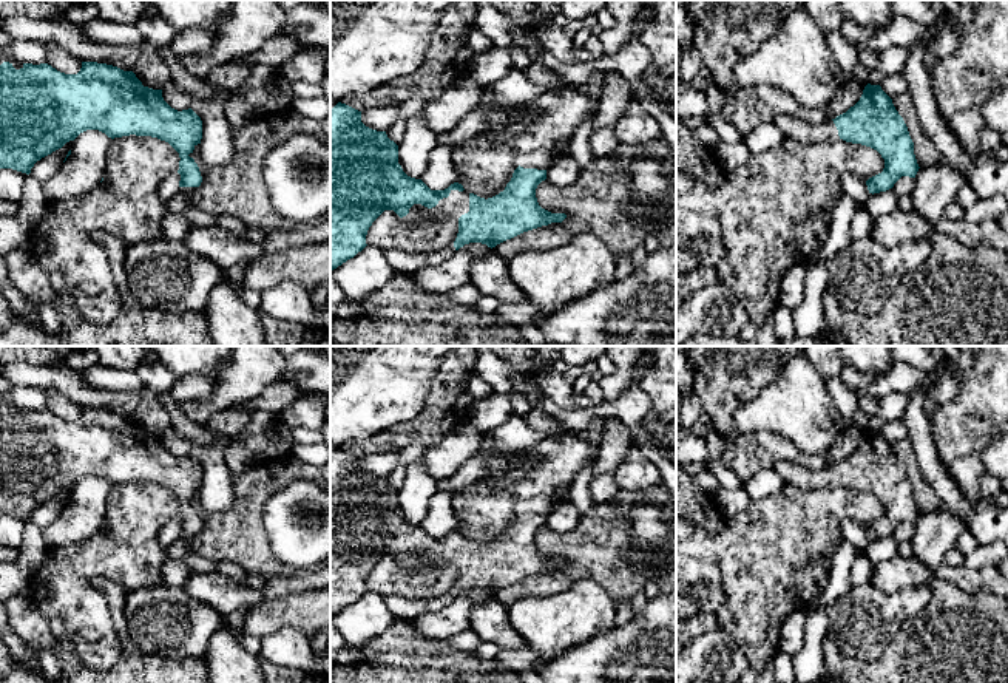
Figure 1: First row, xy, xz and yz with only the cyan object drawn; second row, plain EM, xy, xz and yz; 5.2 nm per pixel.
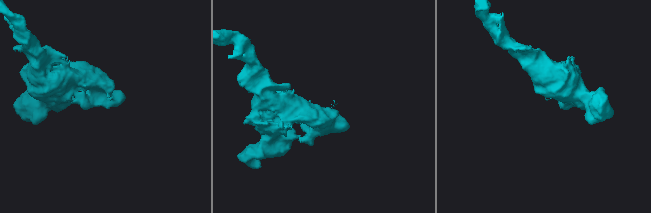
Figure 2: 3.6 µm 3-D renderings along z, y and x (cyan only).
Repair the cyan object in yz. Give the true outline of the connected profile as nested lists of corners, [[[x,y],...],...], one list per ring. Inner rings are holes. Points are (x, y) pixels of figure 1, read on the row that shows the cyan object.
[[[868,83],[860,100],[832,121],[810,124],[780,114],[773,124],[786,139],[801,144],[824,142],[823,128],[830,127],[827,139],[843,139],[877,150],[885,159],[885,168],[866,181],[872,195],[892,189],[901,176],[915,178],[920,168],[908,127],[880,85]]]

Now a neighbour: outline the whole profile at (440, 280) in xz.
[[[469,243],[437,266],[429,266],[412,275],[415,286],[428,294],[443,295],[471,281],[471,264],[475,258],[492,252],[482,243]]]

